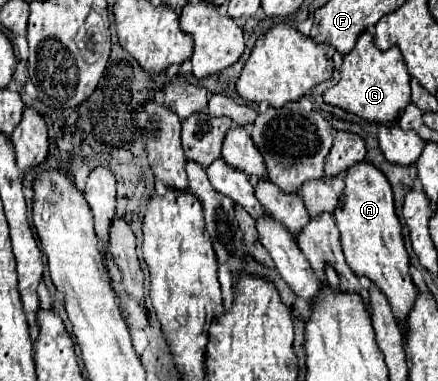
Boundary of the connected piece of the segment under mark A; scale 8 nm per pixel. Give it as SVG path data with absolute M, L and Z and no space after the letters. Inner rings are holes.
M361 161L347 171L343 199L335 209L335 223L341 233L341 245L349 267L357 277L367 277L383 291L395 319L405 325L407 311L415 305L417 289L409 275L409 255L403 243L401 223L395 215L391 185L377 167Z

